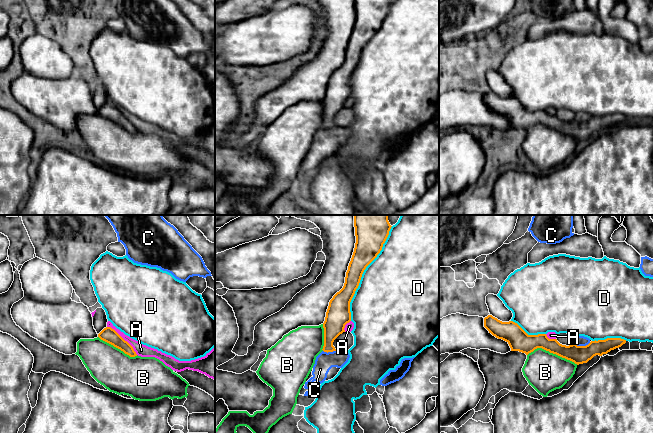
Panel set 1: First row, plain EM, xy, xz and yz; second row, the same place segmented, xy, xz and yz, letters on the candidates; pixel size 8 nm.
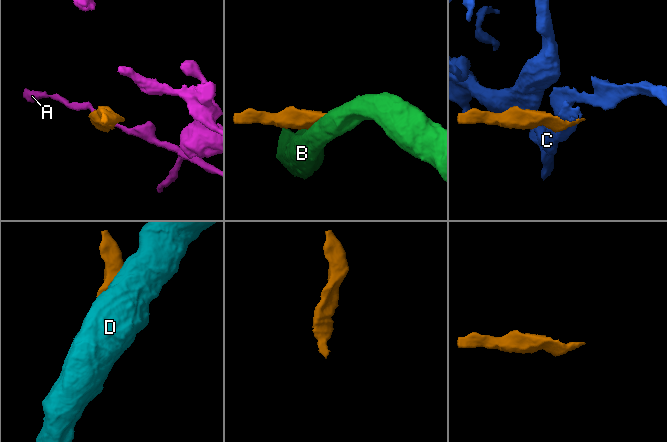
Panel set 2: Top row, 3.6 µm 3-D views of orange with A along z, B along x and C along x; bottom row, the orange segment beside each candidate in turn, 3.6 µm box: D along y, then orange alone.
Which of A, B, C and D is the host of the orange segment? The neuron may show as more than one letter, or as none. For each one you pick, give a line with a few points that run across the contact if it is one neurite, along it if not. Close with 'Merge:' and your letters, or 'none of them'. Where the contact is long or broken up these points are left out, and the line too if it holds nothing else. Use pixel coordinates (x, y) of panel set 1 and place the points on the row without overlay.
Merge: none of them

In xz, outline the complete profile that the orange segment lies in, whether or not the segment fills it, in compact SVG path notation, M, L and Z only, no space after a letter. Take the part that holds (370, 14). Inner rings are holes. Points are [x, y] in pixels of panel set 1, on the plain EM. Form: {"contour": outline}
{"contour": "M315 0L321 7L322 28L326 32L321 50L314 59L297 69L279 88L267 93L255 102L254 117L244 132L233 135L217 143L218 146L242 150L251 145L258 137L260 129L274 122L284 111L301 102L319 102L324 104L324 128L336 127L334 116L351 97L350 78L359 62L366 43L382 26L390 0Z"}

